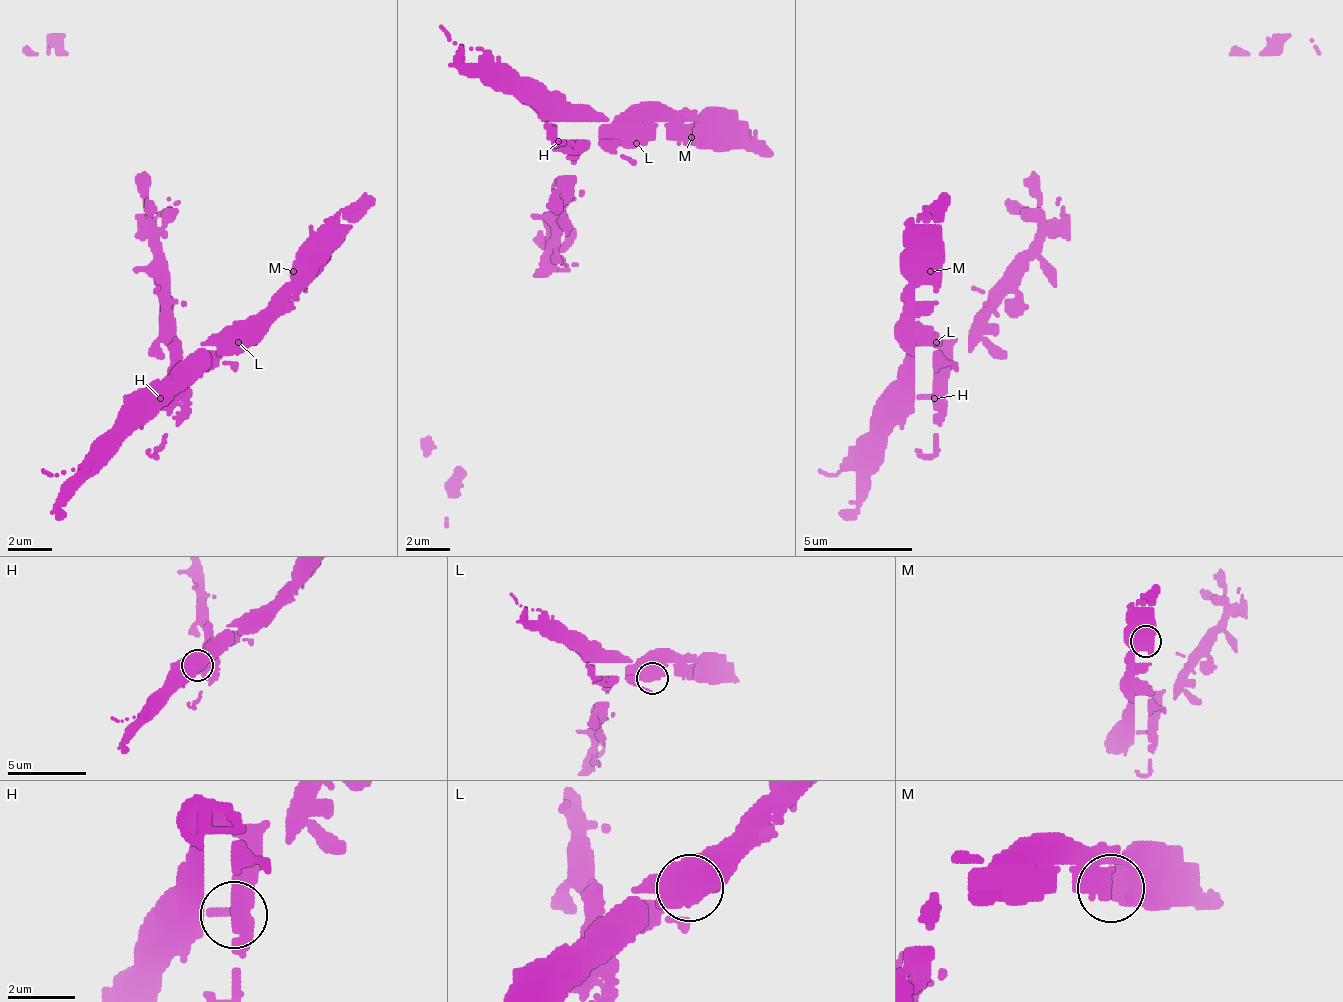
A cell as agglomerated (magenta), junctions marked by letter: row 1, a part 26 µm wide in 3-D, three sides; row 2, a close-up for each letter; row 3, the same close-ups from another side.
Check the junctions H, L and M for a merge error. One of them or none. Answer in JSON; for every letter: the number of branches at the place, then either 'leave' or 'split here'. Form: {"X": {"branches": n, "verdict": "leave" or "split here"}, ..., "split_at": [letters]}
{"H": {"branches": 2, "verdict": "split here"}, "L": {"branches": 2, "verdict": "leave"}, "M": {"branches": 2, "verdict": "leave"}, "split_at": ["H"]}

